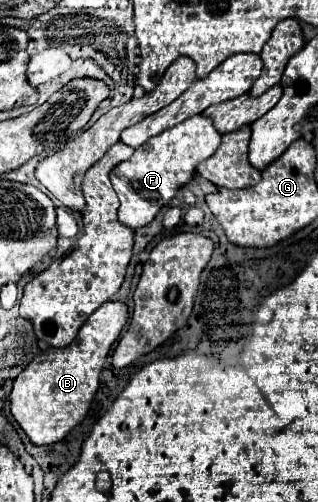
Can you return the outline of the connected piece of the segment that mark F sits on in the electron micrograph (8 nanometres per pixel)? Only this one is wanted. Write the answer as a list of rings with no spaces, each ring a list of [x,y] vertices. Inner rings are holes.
[[[195,115],[137,147],[131,159],[119,163],[111,171],[113,189],[121,201],[119,221],[131,229],[149,225],[155,215],[175,197],[177,189],[193,179],[195,167],[217,151],[219,143],[221,133],[213,127],[213,121],[205,115]]]

